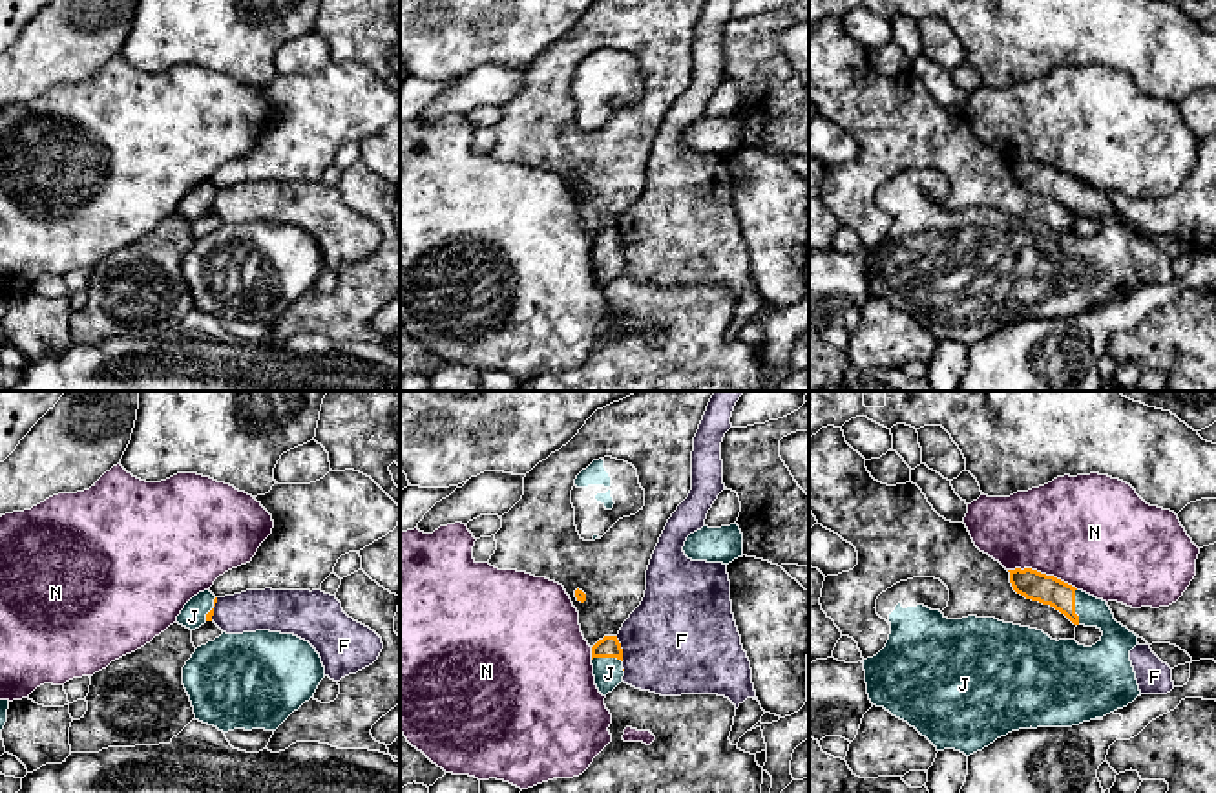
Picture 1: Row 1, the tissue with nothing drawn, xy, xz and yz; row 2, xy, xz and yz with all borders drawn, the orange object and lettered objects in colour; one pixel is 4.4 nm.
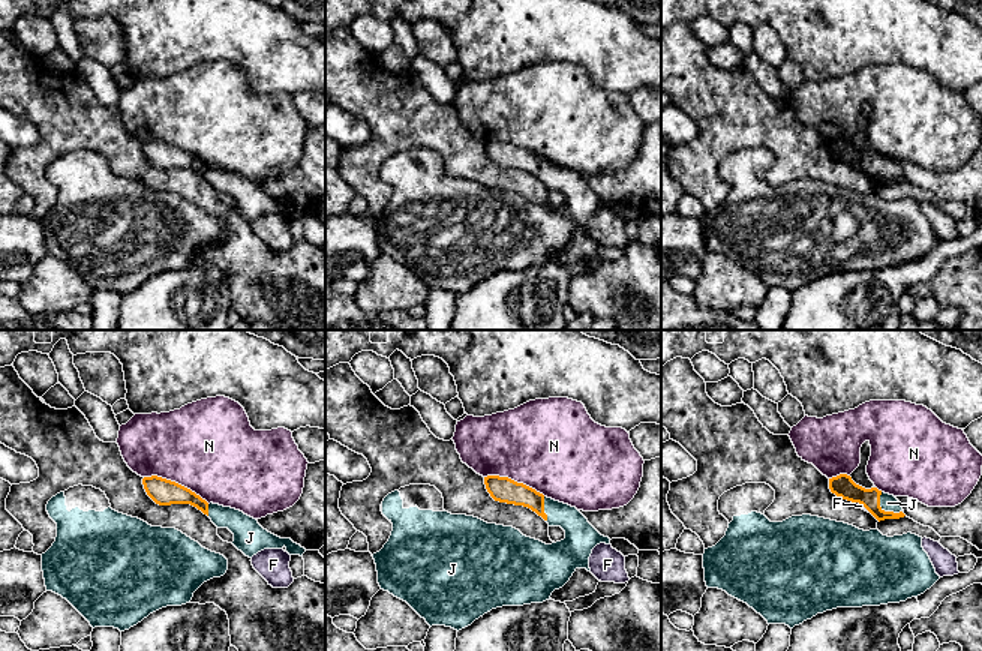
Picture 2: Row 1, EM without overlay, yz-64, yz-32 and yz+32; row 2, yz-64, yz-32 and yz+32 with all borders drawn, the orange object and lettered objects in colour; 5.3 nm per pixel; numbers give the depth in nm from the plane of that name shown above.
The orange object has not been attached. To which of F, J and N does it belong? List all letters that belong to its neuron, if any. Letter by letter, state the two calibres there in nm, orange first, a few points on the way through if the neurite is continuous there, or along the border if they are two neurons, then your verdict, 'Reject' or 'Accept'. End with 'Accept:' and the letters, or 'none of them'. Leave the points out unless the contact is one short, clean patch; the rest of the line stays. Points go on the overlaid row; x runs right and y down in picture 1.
F: Thickness 100 nm (orange) against 460 nm. Boundary: xz (616, 636), (623, 660). Reject
J: Thickness 130 nm (orange) against 200 nm. Path across: yz (1030, 583), (1063, 596), (1074, 607), (1107, 642), (1065, 662). Accept
N: Thickness 130 nm (orange) against 460 nm. Reject
Accept: J

